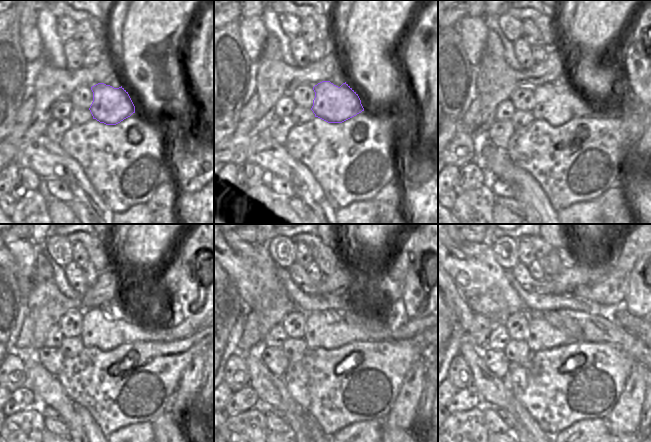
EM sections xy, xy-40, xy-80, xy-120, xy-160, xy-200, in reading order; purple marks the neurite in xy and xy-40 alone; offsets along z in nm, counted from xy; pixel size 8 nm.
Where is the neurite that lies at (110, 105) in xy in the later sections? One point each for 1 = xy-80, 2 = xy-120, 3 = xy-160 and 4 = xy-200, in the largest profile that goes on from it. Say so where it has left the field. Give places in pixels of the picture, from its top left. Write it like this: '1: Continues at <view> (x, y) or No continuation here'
1: Continues at xy-80 (555, 107)
2: Continues at xy-120 (92, 318)
3: Continues at xy-160 (313, 338)
4: Continues at xy-200 (536, 339)

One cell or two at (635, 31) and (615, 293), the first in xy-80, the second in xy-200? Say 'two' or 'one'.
one

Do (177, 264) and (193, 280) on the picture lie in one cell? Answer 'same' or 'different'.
different

